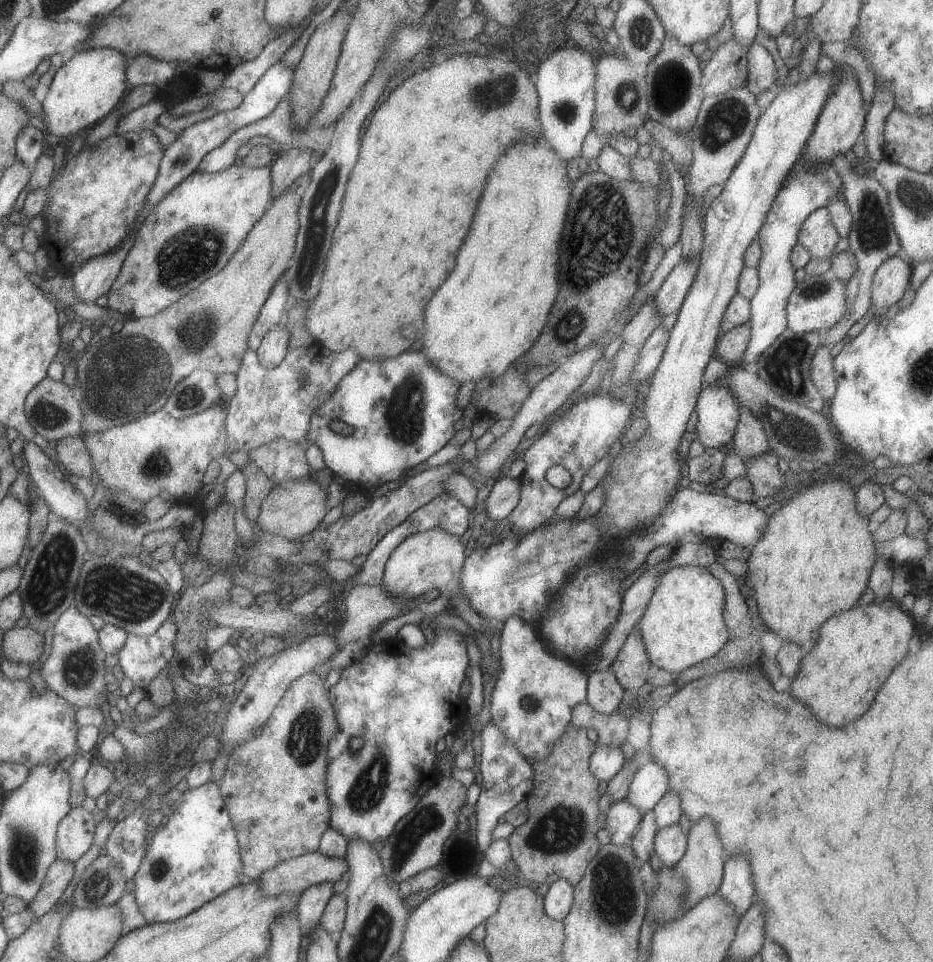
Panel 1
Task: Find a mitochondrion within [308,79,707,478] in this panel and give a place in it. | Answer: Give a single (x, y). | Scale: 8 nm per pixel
(599, 234)

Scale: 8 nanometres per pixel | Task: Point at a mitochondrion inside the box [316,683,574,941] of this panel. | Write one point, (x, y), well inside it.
(418, 825)

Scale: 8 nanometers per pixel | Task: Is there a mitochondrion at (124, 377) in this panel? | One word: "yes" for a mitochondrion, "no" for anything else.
yes

